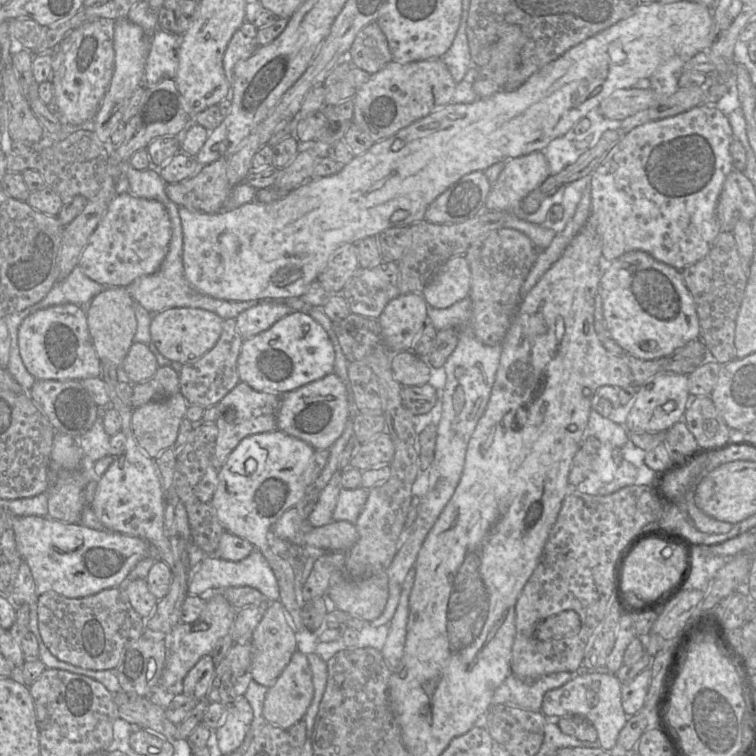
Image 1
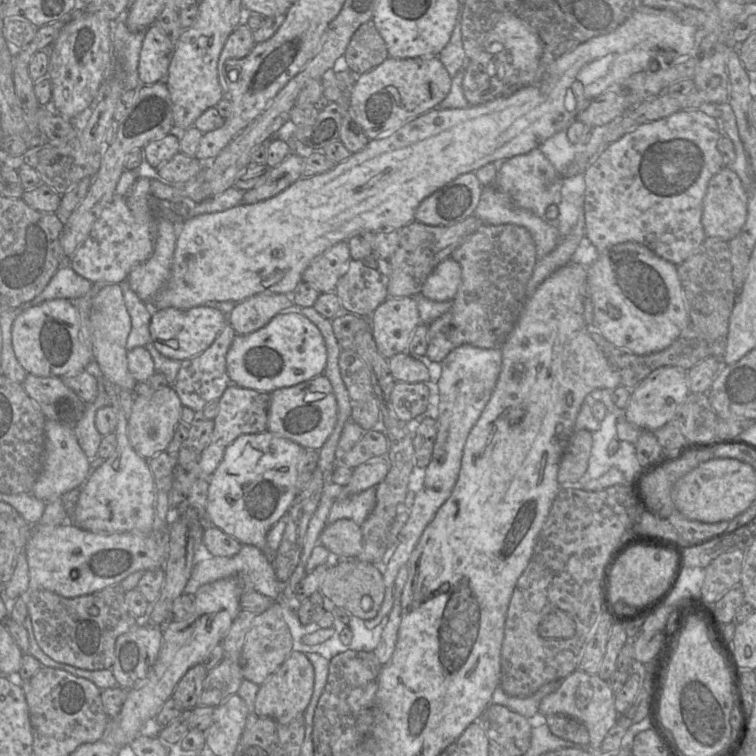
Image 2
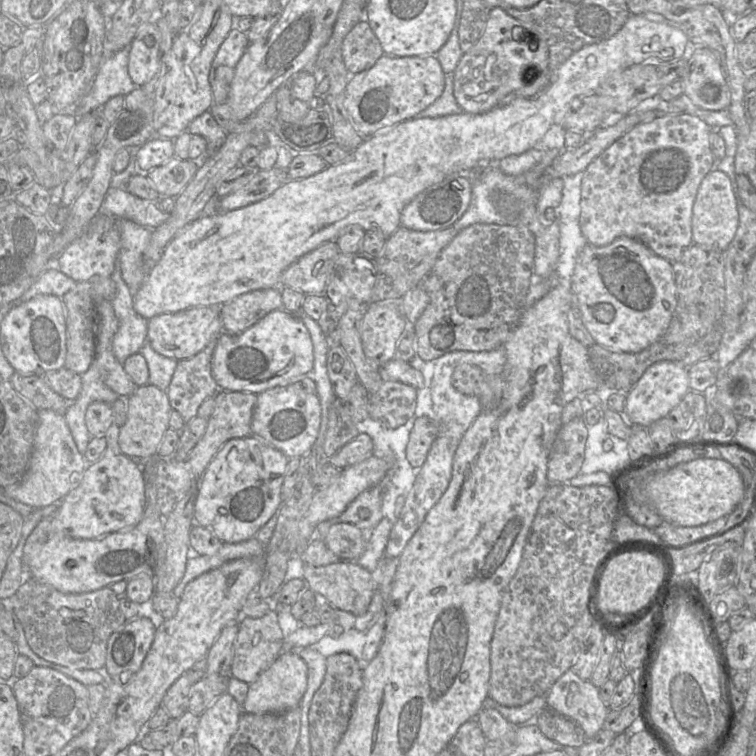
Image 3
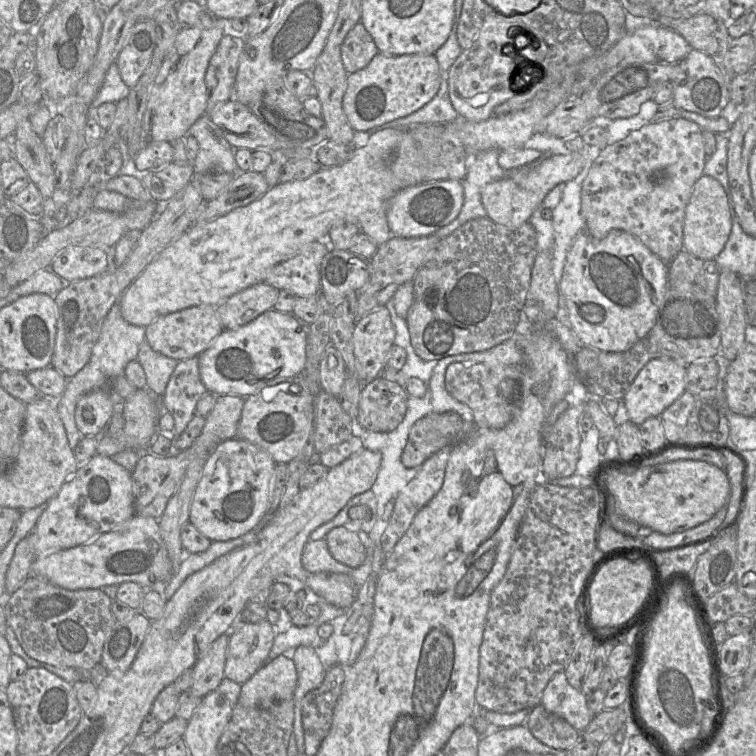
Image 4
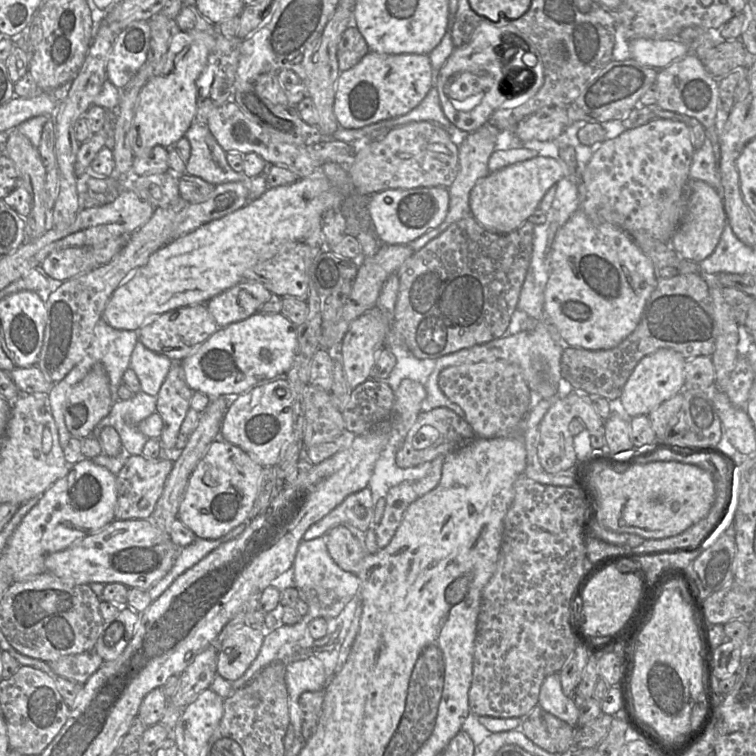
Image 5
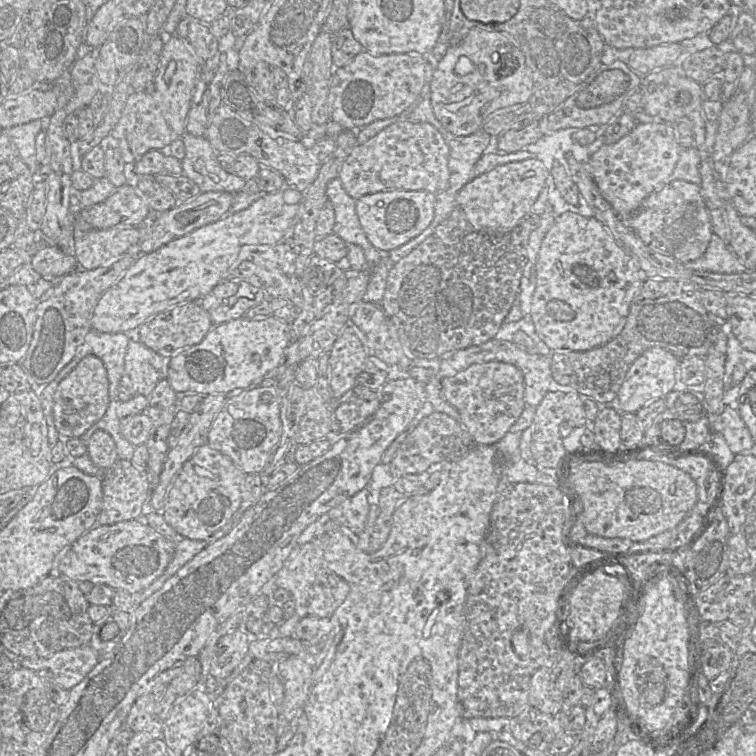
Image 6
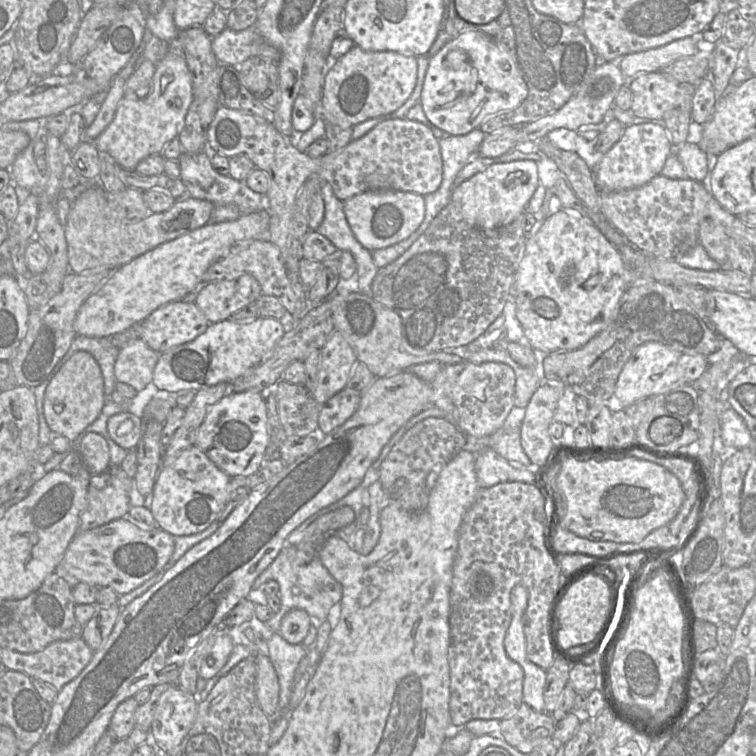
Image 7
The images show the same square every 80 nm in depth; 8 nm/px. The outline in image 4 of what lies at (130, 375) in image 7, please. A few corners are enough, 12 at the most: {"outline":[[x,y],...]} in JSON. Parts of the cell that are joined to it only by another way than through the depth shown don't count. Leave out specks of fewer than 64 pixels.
{"outline":[[146,341],[136,360],[146,388],[162,396],[178,361]]}

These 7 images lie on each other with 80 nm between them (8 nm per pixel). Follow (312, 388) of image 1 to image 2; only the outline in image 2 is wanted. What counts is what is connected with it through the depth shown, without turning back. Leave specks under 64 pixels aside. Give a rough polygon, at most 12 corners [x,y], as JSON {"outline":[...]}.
{"outline":[[325,375],[270,393],[267,431],[319,450],[337,419]]}

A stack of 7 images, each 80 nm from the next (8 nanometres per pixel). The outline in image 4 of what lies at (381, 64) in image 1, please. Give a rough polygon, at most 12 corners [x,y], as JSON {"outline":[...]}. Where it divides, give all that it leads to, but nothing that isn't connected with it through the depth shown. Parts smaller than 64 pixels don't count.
{"outline":[[361,21],[347,33],[341,59],[348,74],[378,53]]}

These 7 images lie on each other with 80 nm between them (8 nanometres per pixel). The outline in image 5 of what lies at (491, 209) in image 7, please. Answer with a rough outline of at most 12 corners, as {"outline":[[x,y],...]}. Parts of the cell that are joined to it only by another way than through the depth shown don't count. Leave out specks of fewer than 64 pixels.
{"outline":[[540,155],[490,172],[470,192],[471,216],[512,232],[564,177]]}

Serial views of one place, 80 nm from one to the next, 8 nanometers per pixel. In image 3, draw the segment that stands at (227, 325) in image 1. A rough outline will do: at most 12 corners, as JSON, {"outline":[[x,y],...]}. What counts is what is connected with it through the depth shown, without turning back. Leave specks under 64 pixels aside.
{"outline":[[217,339],[179,360],[166,389],[185,423],[220,387],[212,373]]}

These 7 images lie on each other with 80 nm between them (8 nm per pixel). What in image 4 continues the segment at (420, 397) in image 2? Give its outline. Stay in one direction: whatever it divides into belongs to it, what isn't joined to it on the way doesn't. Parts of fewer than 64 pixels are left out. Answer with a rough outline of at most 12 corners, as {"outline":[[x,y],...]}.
{"outline":[[378,376],[362,386],[356,421],[392,431],[404,419],[404,387]]}

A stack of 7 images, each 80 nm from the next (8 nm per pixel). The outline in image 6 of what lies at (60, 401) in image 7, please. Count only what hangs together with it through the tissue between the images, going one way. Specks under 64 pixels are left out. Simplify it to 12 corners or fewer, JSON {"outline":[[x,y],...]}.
{"outline":[[82,358],[60,382],[53,419],[80,438],[108,408],[104,363]]}

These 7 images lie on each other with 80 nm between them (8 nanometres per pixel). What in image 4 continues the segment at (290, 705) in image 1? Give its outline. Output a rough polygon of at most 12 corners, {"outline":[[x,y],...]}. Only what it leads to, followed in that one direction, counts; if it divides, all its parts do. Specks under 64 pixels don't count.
{"outline":[[280,654],[241,684],[243,707],[292,700],[293,660]]}

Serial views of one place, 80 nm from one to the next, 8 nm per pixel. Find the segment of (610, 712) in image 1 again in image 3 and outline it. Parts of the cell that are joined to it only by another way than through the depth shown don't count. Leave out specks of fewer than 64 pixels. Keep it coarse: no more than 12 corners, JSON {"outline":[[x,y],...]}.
{"outline":[[565,672],[547,691],[546,708],[578,724],[586,739],[609,707],[599,687]]}

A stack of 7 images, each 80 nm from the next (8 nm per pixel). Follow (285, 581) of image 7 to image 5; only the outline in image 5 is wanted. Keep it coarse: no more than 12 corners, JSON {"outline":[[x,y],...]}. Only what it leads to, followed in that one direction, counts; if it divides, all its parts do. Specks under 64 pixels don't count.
{"outline":[[324,538],[301,541],[295,588],[310,621],[338,616],[359,594]]}

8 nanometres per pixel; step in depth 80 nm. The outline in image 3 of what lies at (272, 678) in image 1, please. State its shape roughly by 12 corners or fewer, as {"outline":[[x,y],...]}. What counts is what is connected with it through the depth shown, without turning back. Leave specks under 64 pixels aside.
{"outline":[[278,614],[242,617],[230,676],[251,684],[284,651]]}

